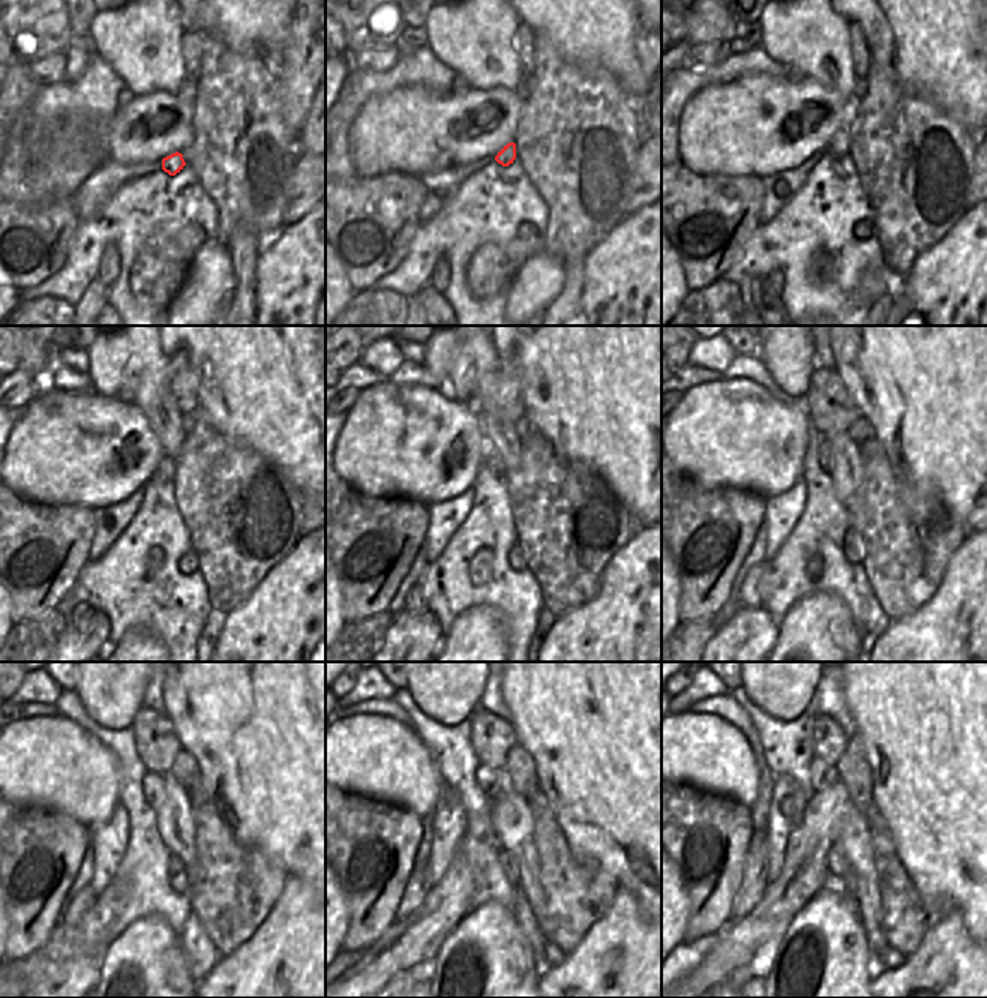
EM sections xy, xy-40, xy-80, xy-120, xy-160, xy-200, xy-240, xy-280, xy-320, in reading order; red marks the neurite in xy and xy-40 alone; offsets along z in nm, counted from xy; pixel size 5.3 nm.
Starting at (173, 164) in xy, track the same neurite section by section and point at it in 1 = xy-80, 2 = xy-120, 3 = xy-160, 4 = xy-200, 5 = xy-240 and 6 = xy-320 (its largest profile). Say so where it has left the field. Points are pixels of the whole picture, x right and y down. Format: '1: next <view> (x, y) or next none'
1: next xy-80 (839, 146)
2: next xy-120 (167, 470)
3: next xy-160 (492, 461)
4: next xy-200 (825, 453)
5: next xy-240 (153, 784)
6: next xy-320 (822, 775)

